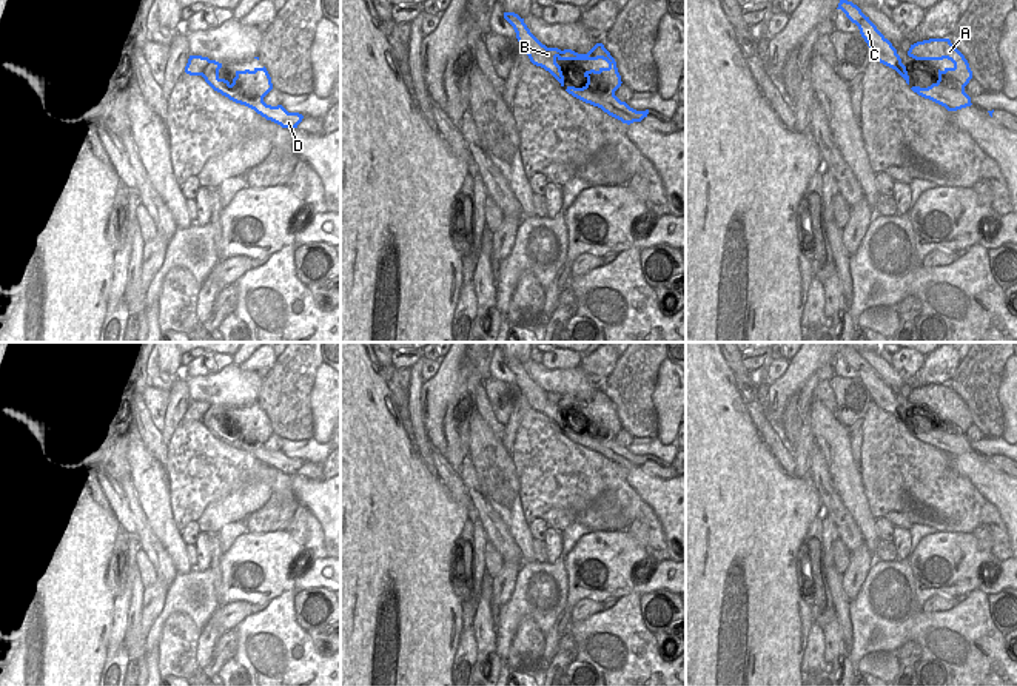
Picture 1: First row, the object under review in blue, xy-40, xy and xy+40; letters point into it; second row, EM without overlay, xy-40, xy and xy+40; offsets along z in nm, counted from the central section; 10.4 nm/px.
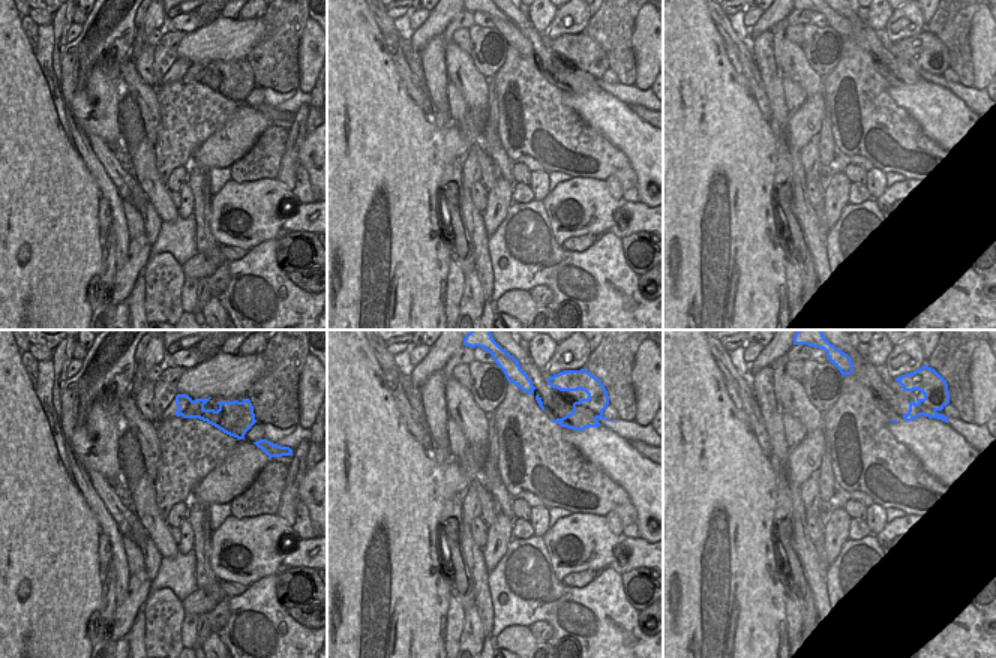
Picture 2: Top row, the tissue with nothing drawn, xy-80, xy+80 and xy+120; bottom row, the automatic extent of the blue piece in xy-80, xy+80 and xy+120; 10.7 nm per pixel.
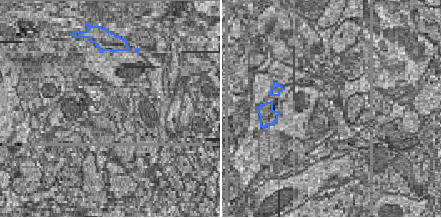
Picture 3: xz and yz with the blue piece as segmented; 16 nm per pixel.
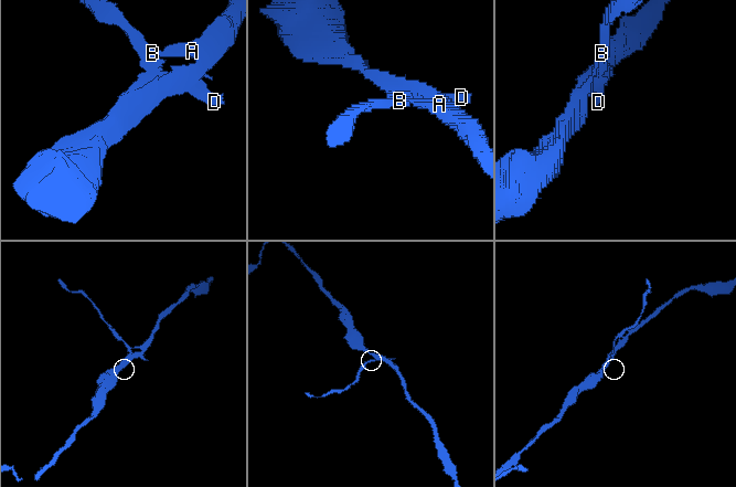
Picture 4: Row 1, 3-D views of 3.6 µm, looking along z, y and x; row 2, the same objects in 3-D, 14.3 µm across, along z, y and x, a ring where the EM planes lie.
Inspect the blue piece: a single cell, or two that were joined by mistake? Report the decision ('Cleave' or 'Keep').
Cleave

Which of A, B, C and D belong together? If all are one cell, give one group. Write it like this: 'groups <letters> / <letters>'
groups A / B C D

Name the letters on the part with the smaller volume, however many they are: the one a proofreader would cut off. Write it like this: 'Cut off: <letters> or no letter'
Cut off: B, C, D

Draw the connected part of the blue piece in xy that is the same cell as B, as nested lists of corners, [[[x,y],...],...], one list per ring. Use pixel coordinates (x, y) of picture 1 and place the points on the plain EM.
[[[504,358],[504,364],[513,372],[521,393],[527,398],[530,407],[549,416],[564,432],[564,421],[556,402],[562,399],[558,393],[547,393],[527,373],[524,364],[515,358]]]

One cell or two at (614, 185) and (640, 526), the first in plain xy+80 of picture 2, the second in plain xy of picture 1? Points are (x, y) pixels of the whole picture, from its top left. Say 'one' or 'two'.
one

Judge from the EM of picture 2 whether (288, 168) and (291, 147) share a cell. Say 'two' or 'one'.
one

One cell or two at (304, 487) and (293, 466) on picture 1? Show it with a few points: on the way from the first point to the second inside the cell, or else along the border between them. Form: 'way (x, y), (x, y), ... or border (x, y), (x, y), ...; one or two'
border (293, 472), (321, 480); two

